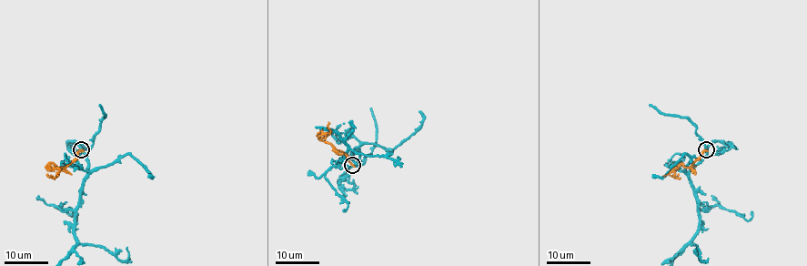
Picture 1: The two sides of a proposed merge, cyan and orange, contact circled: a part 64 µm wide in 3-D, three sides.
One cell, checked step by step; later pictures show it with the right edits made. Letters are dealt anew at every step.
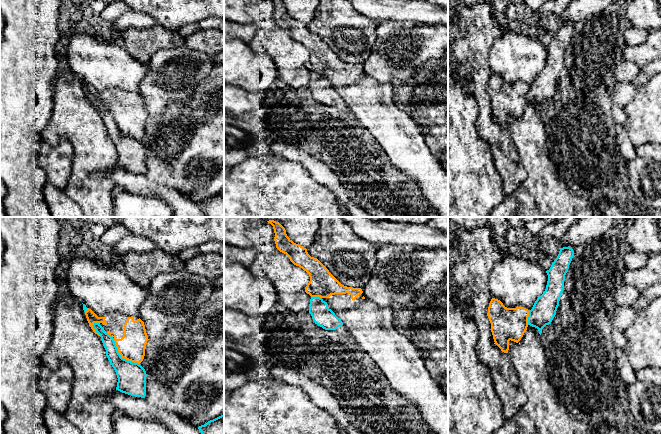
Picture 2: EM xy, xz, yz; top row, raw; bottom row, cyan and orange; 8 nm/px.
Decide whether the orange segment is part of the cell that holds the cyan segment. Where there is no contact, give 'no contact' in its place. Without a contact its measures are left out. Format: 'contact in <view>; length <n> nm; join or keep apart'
contact in xy; length 300 nm; keep apart

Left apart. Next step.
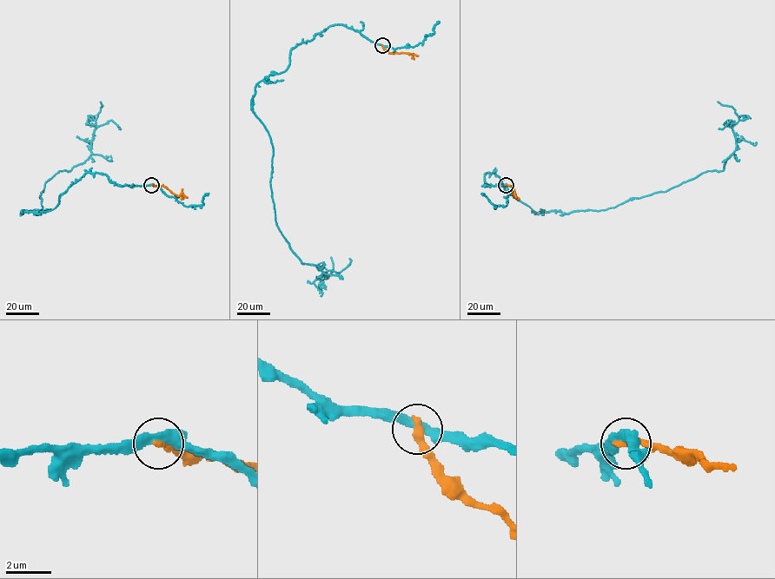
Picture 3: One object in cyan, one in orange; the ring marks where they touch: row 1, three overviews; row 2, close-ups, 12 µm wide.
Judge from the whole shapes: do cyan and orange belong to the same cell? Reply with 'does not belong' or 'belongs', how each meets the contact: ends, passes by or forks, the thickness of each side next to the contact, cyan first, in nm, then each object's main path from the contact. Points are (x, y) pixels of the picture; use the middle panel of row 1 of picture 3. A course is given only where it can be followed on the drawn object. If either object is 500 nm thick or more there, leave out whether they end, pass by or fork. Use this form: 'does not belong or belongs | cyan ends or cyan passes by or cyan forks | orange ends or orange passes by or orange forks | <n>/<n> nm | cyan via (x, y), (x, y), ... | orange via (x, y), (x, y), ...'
does not belong | cyan passes by | orange ends | 400/380 nm | cyan via (382, 45), (329, 26), (255, 89), (252, 111), (273, 148), (275, 221), (301, 261), (327, 278), (330, 257) | orange via (382, 45), (391, 53), (418, 55)

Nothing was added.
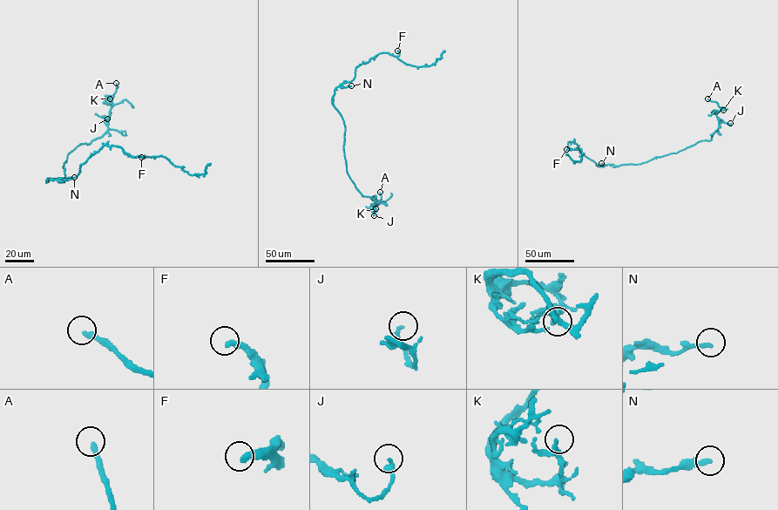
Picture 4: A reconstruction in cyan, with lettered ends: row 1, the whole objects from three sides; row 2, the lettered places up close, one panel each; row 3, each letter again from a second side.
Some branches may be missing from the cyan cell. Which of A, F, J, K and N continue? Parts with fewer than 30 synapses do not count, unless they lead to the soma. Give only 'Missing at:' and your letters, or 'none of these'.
Missing at: A

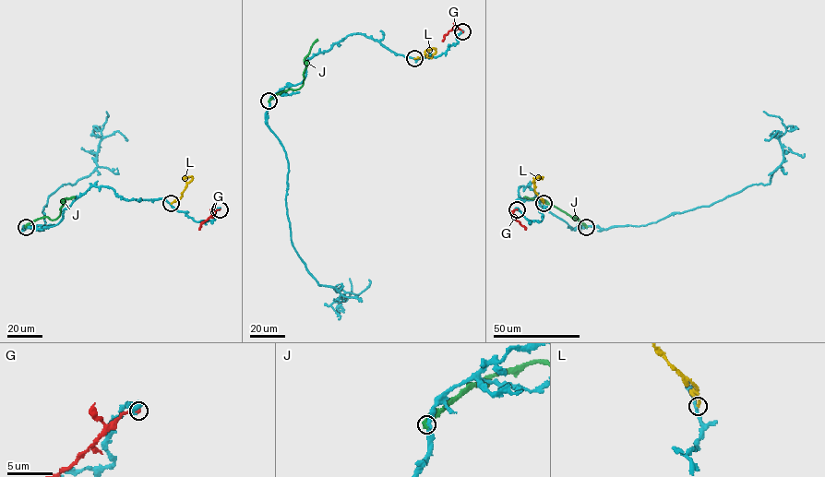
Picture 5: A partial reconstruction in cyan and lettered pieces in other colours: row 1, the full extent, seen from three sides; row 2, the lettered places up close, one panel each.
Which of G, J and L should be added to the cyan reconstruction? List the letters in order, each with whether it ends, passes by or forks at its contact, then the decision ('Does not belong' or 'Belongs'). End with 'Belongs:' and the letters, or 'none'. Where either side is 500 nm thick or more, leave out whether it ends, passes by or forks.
G: Does not belong
J: Does not belong
L: It ends there. Belongs
Belongs: L

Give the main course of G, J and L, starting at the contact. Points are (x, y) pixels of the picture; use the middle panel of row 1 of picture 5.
G: (462, 31), (454, 27), (442, 41)
J: (269, 101), (282, 91), (302, 86), (304, 60), (317, 39)
L: (414, 58), (421, 58), (426, 50), (436, 50), (431, 57), (426, 57)

